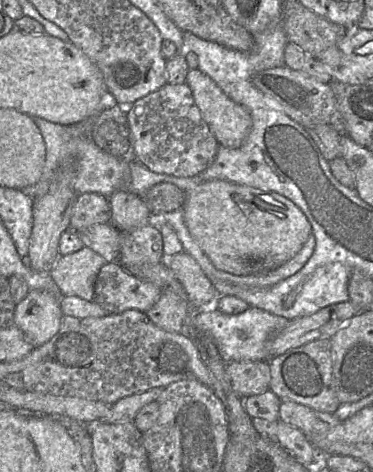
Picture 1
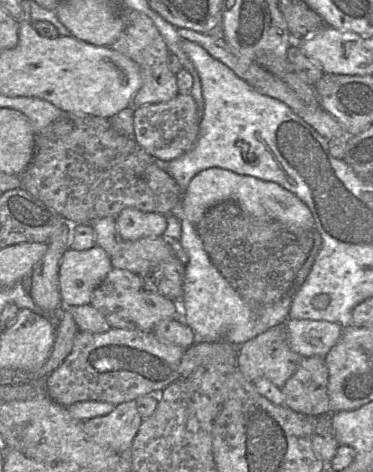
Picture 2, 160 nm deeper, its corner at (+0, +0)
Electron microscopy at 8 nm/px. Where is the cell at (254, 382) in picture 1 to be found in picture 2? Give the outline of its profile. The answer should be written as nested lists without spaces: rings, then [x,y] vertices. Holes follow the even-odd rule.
[[[281,323],[240,345],[236,358],[236,368],[251,382],[266,378],[277,387],[282,388],[296,371],[301,359],[301,355],[290,349],[287,327],[285,323]]]

